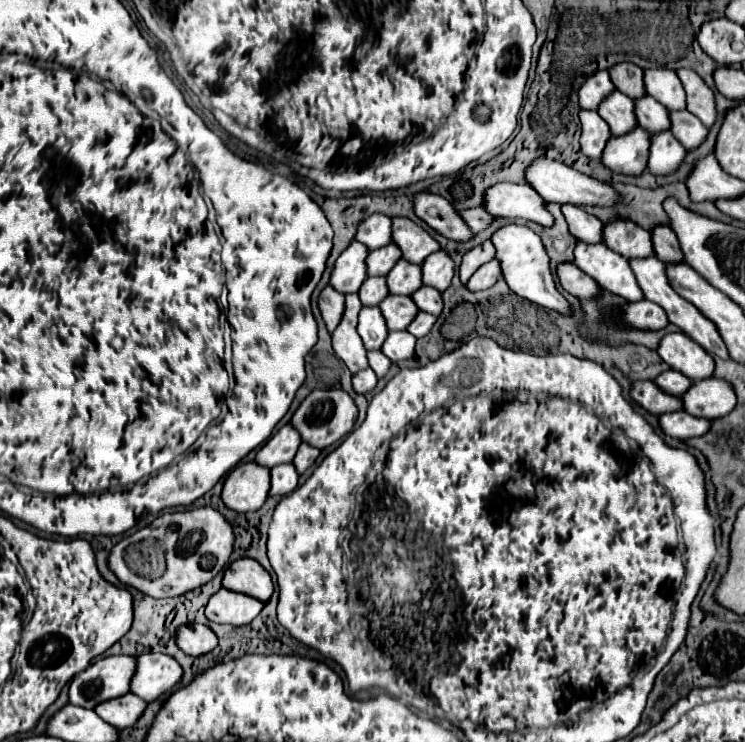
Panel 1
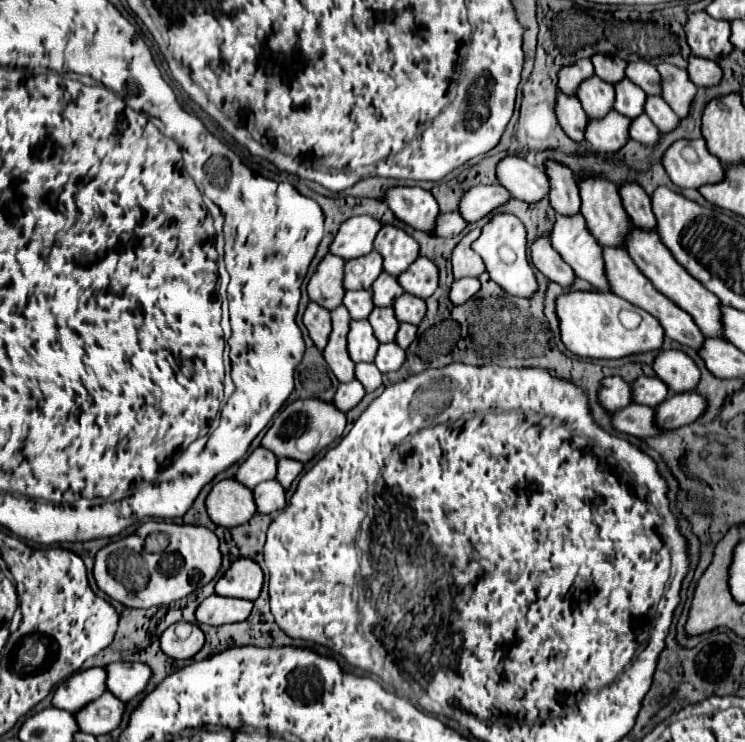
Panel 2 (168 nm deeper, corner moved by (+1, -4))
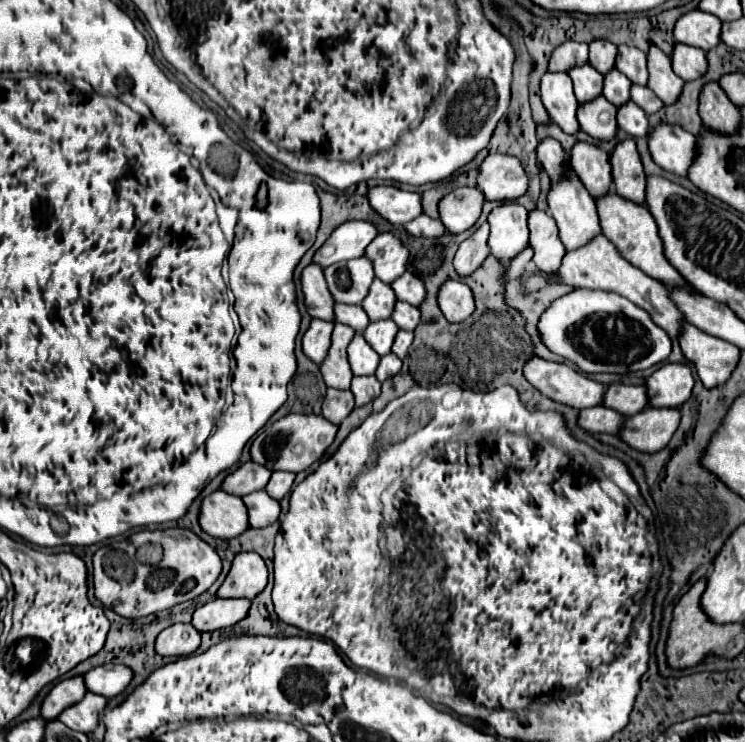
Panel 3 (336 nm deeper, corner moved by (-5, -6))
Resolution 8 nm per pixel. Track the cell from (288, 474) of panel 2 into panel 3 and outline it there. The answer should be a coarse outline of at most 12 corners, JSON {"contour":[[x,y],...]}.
{"contour":[[275,471],[265,487],[273,499],[283,499],[295,473]]}

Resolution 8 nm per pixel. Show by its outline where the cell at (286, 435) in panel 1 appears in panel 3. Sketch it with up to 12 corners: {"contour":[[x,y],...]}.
{"contour":[[255,461],[227,475],[223,491],[247,495],[265,489],[271,473]]}

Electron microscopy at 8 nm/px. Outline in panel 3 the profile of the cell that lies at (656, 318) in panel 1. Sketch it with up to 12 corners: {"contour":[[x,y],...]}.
{"contour":[[575,289],[541,315],[543,343],[585,373],[671,353],[649,313]]}

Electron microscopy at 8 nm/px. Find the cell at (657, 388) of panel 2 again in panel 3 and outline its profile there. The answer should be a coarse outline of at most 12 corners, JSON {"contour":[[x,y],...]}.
{"contour":[[613,383],[603,405],[631,417],[649,405],[645,385]]}

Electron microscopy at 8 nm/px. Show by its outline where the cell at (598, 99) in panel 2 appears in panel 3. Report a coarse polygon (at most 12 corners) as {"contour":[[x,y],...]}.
{"contour":[[589,63],[571,69],[575,97],[589,103],[603,95],[603,75]]}

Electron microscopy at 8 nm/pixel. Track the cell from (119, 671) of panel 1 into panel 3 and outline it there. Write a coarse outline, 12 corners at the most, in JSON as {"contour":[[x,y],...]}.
{"contour":[[83,675],[63,679],[43,699],[41,715],[57,719],[83,699]]}

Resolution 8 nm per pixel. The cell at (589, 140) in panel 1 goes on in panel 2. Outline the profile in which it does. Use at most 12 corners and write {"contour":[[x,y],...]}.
{"contour":[[557,91],[555,115],[561,129],[583,143],[587,115],[577,95]]}

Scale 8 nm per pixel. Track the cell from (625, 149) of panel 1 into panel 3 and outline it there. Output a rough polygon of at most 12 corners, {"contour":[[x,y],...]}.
{"contour":[[597,97],[579,105],[581,129],[597,141],[617,137],[617,107]]}

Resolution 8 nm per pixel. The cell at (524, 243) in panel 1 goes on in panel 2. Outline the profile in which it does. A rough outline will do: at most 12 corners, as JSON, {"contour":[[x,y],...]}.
{"contour":[[511,213],[493,215],[473,251],[507,293],[537,291],[527,233]]}

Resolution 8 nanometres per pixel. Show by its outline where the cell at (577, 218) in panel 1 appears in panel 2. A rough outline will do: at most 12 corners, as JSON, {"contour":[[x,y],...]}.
{"contour":[[557,161],[543,167],[551,207],[577,213],[581,199],[573,171]]}

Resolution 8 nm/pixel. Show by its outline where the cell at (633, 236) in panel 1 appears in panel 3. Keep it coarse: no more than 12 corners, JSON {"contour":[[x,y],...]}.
{"contour":[[577,143],[571,167],[593,199],[613,185],[609,155]]}

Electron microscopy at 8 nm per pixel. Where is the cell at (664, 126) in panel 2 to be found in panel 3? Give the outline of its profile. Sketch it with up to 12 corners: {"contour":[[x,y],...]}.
{"contour":[[631,87],[631,101],[647,115],[665,107],[649,87]]}

